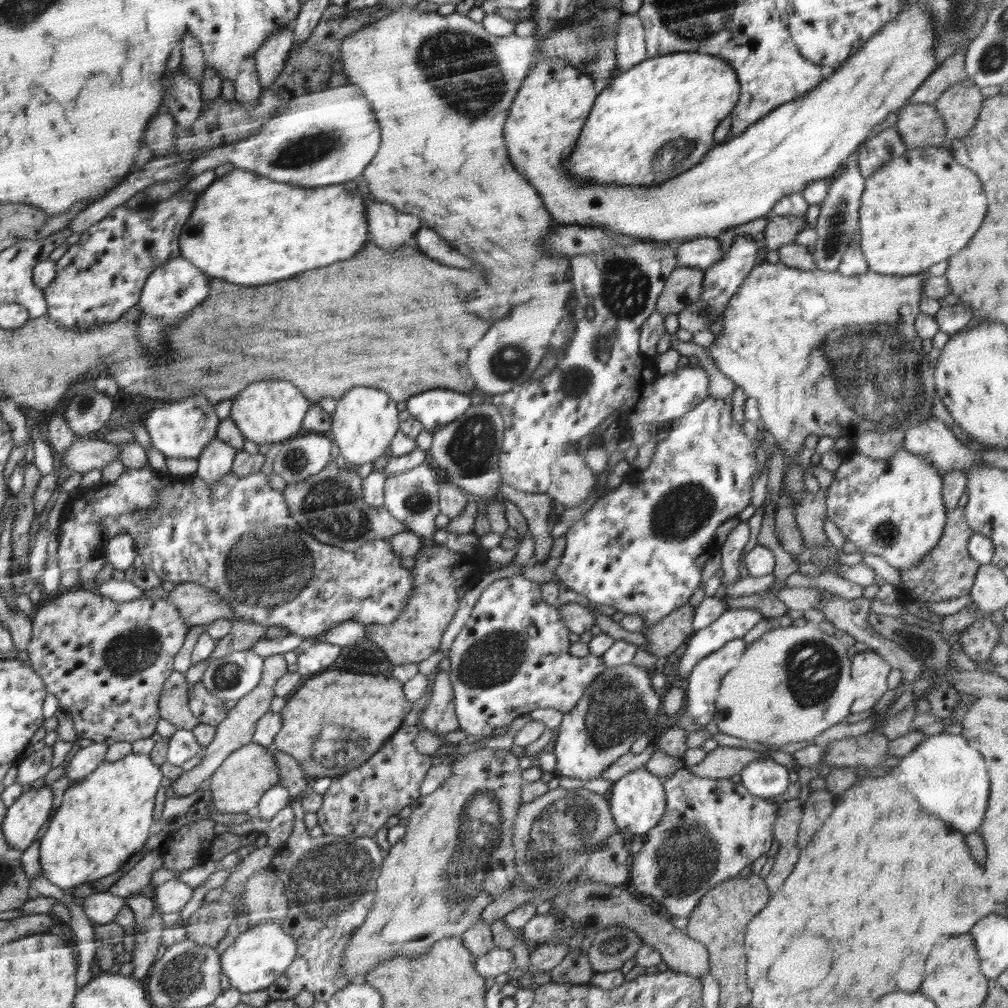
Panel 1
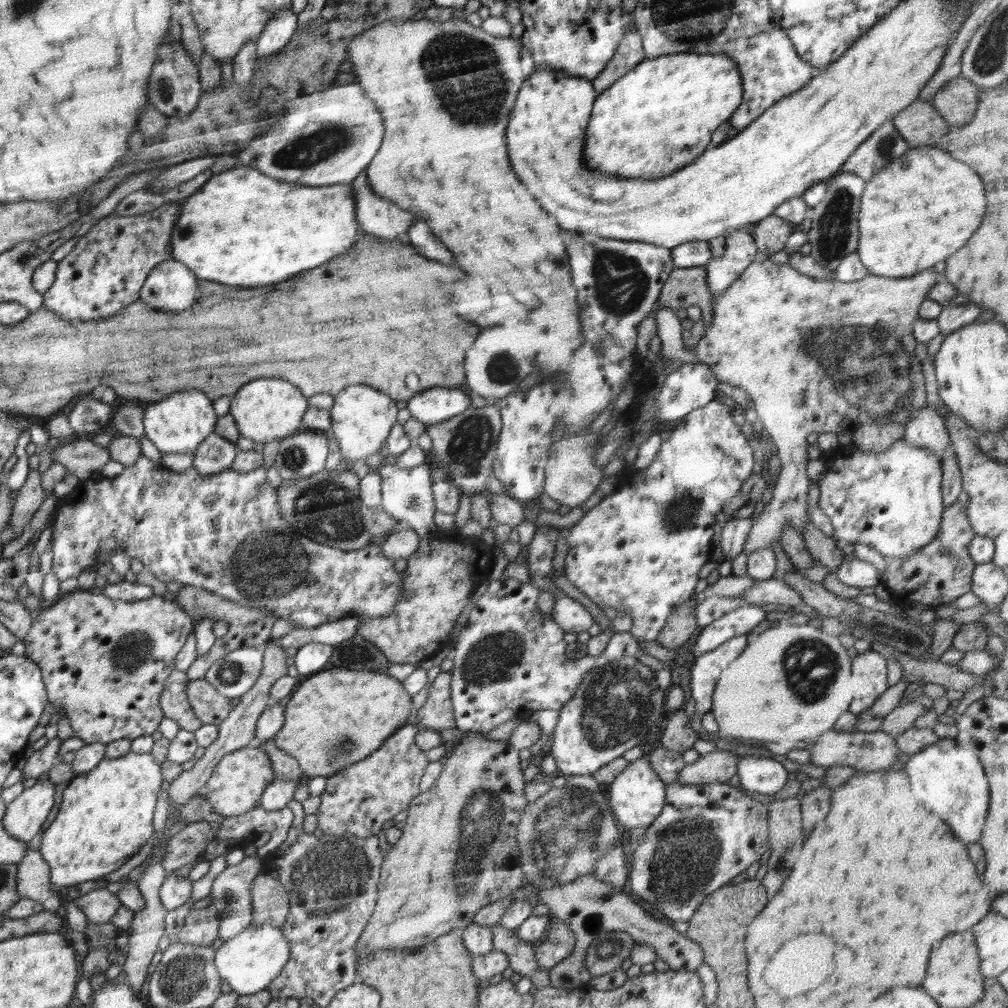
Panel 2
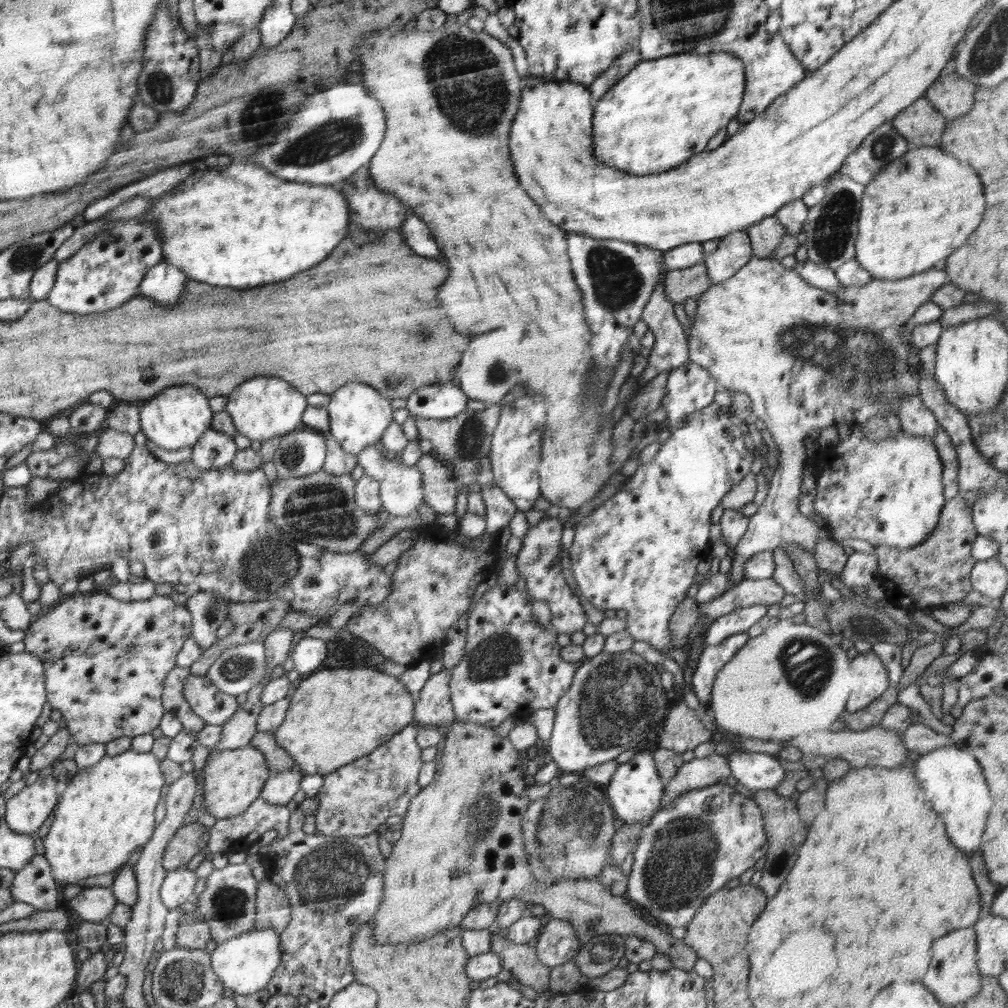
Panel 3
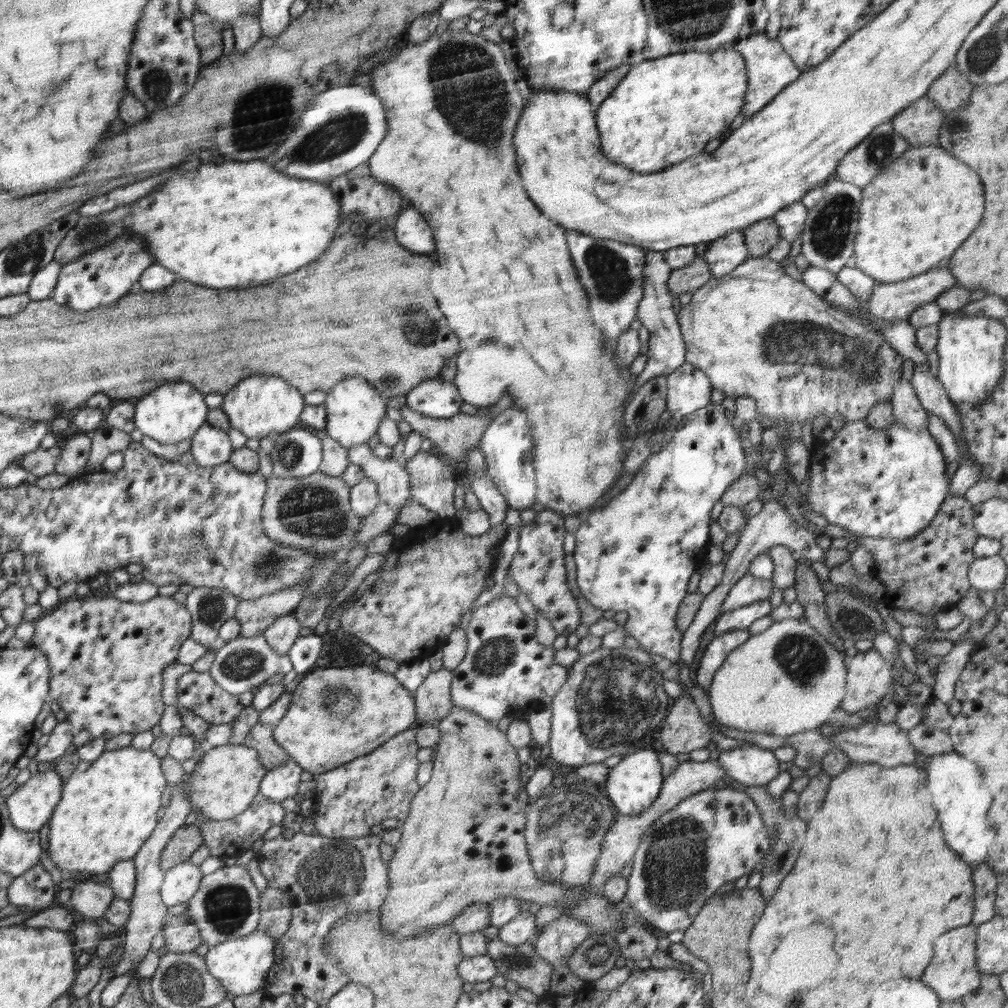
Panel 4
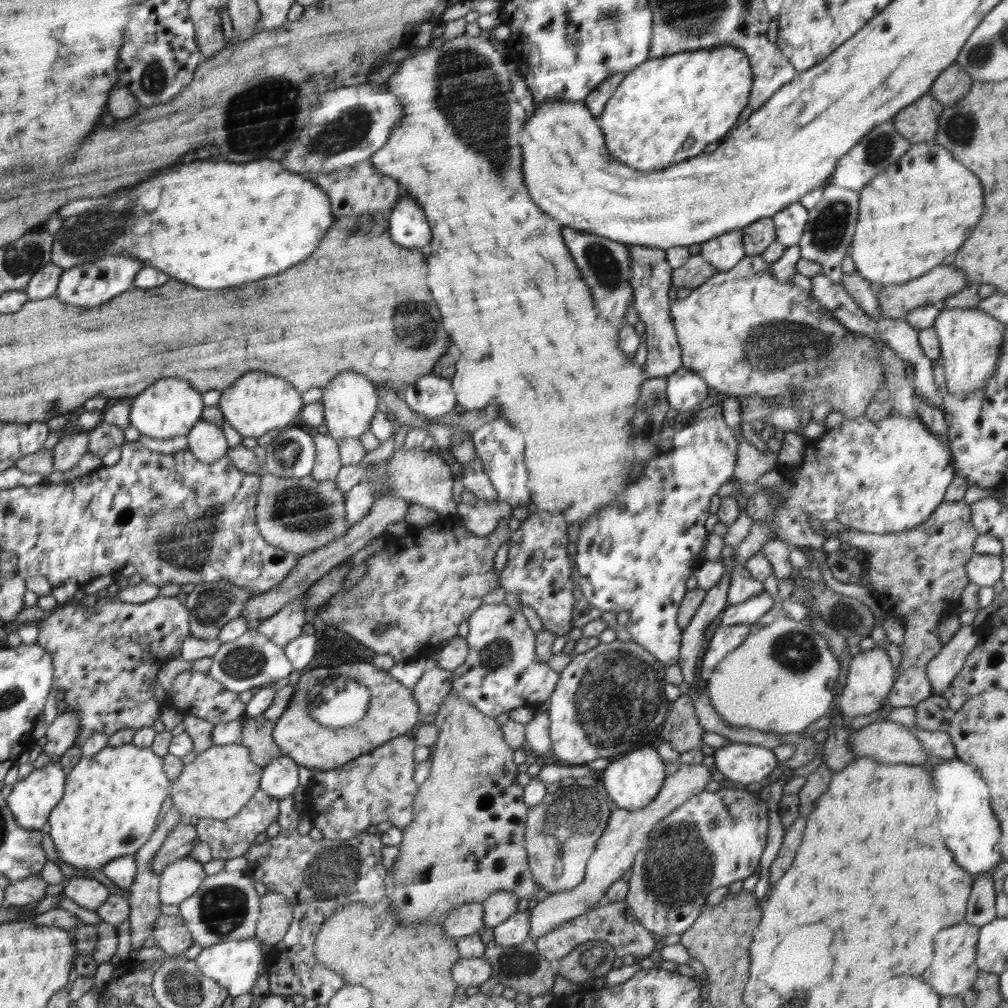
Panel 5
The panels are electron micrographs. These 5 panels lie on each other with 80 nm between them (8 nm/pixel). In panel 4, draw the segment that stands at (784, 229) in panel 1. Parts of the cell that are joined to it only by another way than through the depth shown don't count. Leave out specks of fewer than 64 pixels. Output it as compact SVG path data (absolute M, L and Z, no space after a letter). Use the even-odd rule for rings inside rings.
M773 217L764 218L742 230L748 257L761 257L781 239Z

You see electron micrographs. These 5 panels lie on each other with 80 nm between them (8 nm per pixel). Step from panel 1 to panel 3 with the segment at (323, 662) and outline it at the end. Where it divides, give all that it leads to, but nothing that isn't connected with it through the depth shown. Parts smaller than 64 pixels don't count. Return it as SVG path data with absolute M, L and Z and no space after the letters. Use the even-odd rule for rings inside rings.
M302 637L296 647L289 654L292 658L293 669L299 674L310 675L320 666L320 663L326 658L328 648L326 643L319 638Z

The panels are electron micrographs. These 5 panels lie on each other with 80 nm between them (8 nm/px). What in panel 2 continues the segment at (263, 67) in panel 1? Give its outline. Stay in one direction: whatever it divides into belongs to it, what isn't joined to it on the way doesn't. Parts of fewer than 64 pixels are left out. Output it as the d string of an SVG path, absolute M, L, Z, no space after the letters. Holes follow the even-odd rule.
M280 10L274 18L264 26L257 44L257 56L260 59L269 59L283 46L290 42L291 36L297 31L297 15L291 10Z

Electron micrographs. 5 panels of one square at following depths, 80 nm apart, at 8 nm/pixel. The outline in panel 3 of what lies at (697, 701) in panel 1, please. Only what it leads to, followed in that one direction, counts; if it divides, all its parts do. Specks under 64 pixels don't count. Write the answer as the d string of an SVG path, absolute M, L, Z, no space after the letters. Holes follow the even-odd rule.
M743 632L733 634L731 637L721 640L718 644L704 647L697 669L692 677L693 691L704 708L710 704L711 690L716 675L736 652L748 642L748 639L748 633Z

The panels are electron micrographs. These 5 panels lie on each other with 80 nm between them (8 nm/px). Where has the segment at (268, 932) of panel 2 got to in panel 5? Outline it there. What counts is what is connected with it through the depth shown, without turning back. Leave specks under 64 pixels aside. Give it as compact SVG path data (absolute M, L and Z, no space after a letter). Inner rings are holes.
M228 938L221 944L203 948L195 962L198 963L198 967L200 971L204 972L204 975L216 980L216 983L230 991L233 997L239 997L251 993L260 977L259 972L268 966L266 956L262 954L264 945L266 945L264 940L256 938L245 940L231 940Z

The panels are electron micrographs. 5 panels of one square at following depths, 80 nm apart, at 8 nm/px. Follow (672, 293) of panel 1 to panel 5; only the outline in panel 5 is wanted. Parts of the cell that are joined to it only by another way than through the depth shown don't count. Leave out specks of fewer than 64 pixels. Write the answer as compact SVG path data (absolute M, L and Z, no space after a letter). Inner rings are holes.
M692 255L680 268L673 269L671 284L676 288L695 289L717 273L702 255Z

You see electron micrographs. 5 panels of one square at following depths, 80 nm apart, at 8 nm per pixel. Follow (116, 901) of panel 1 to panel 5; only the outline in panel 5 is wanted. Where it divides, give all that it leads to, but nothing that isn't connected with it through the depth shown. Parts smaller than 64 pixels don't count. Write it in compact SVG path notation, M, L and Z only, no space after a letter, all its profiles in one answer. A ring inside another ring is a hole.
M80 876L64 878L63 892L70 901L74 901L78 906L88 908L92 912L100 909L103 902L111 896L110 889L96 879Z

